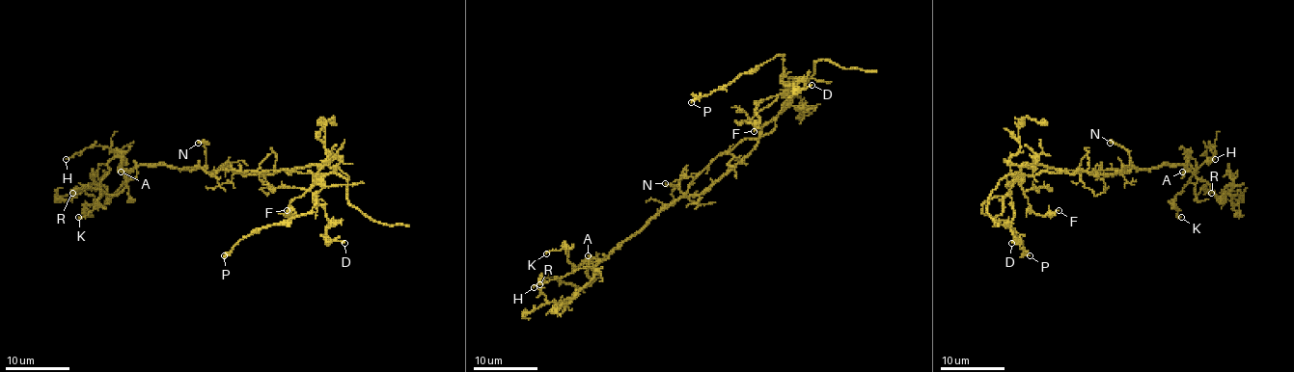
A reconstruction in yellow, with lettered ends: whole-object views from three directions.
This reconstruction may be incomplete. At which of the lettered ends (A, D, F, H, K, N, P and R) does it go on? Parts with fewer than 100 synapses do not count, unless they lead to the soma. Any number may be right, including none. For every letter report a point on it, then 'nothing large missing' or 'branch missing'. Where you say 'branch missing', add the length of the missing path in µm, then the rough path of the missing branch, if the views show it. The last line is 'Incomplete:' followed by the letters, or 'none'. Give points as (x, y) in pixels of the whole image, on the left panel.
A: (121, 172) | nothing large missing
D: (344, 243) | nothing large missing
F: (287, 210) | nothing large missing
H: (66, 159) | nothing large missing
K: (78, 217) | nothing large missing
N: (198, 143) | nothing large missing
P: (224, 255) | nothing large missing
R: (72, 193) | nothing large missing
Incomplete: none

